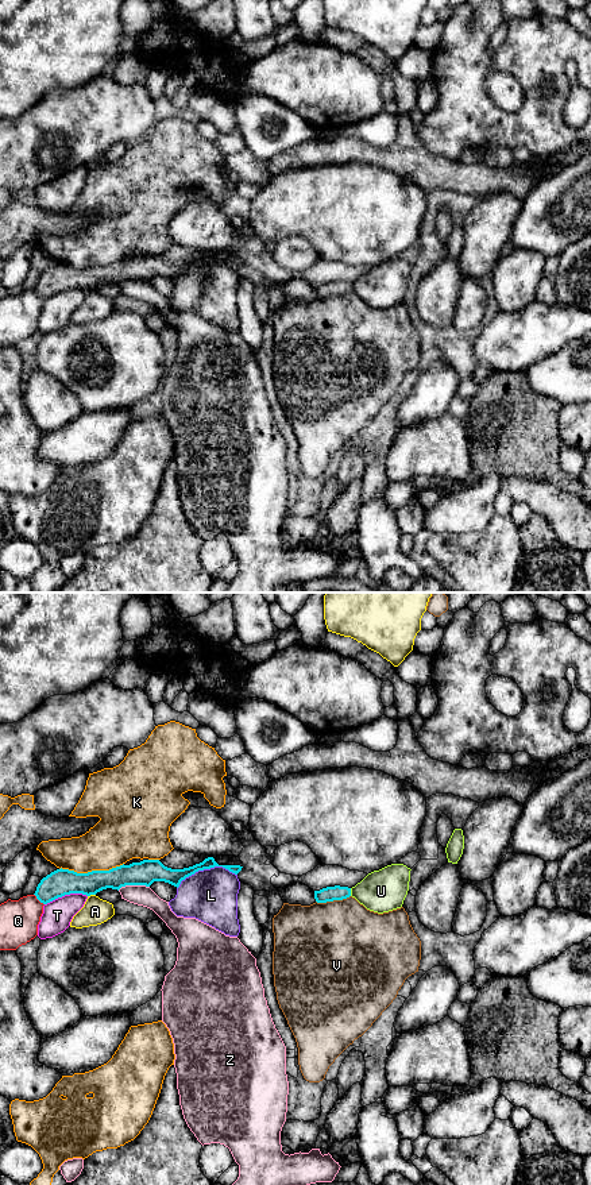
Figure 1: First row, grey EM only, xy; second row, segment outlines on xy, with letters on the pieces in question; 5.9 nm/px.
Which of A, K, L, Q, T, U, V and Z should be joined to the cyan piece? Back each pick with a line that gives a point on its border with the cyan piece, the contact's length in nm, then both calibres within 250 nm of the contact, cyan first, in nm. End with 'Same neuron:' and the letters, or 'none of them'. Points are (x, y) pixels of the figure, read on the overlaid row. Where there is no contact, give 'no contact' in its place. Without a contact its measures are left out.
Same neuron: none of them

